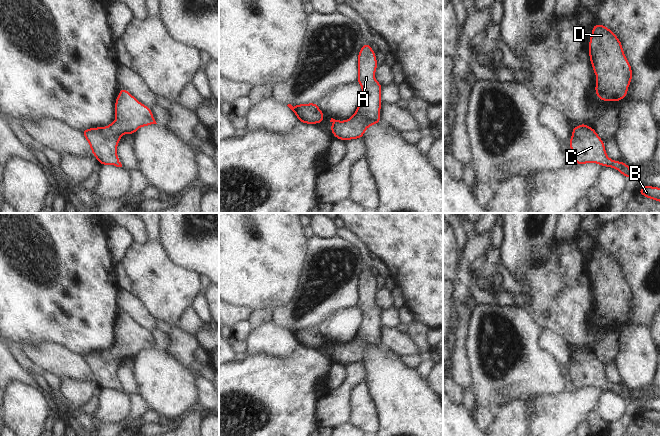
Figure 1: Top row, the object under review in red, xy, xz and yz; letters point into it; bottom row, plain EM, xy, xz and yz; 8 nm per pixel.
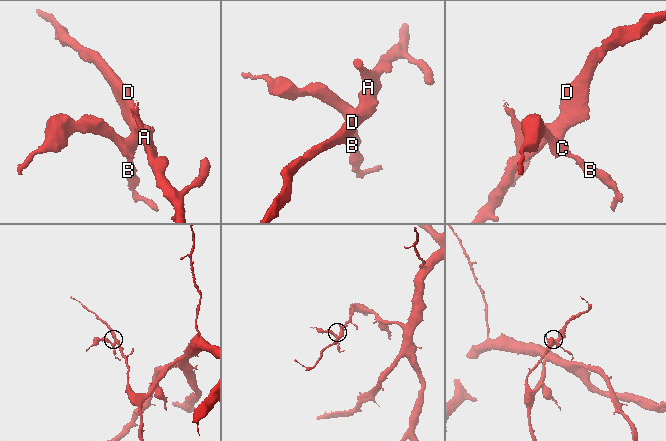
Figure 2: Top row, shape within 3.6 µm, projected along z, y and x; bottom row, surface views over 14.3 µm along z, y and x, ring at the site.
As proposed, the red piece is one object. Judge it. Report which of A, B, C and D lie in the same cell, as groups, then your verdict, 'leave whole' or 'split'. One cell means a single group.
A B C D; leave whole

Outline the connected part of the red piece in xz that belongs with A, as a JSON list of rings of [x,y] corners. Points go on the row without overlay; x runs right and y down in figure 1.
[[[364,267],[364,269],[361,271],[358,277],[357,287],[359,294],[357,307],[359,307],[362,312],[362,321],[358,331],[350,343],[340,345],[331,342],[330,344],[330,346],[333,347],[330,349],[331,359],[333,358],[335,363],[337,362],[342,365],[360,363],[364,360],[368,351],[381,346],[381,314],[383,309],[377,306],[375,303],[375,295],[379,289],[377,288],[376,277],[372,274],[370,268]]]

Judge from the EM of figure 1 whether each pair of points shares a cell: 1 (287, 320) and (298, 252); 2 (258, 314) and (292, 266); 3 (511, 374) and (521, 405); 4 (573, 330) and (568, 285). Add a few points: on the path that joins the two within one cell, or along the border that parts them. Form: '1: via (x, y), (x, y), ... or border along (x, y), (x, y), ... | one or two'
1: border along (299, 278), (294, 296), (288, 302), (271, 310) | two
2: border along (253, 309), (267, 307), (271, 311) | two
3: border along (523, 398), (518, 398), (498, 410) | two
4: via (570, 319), (568, 296) | one

